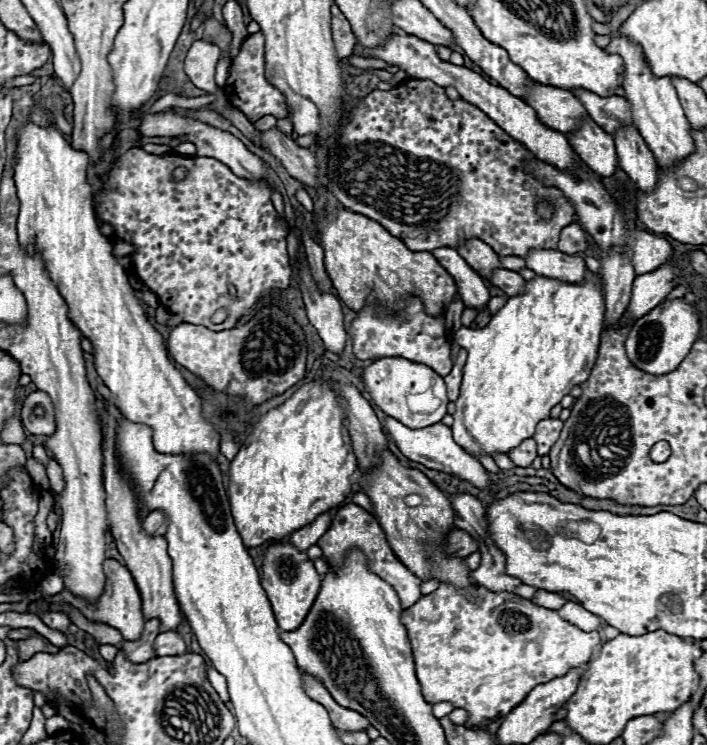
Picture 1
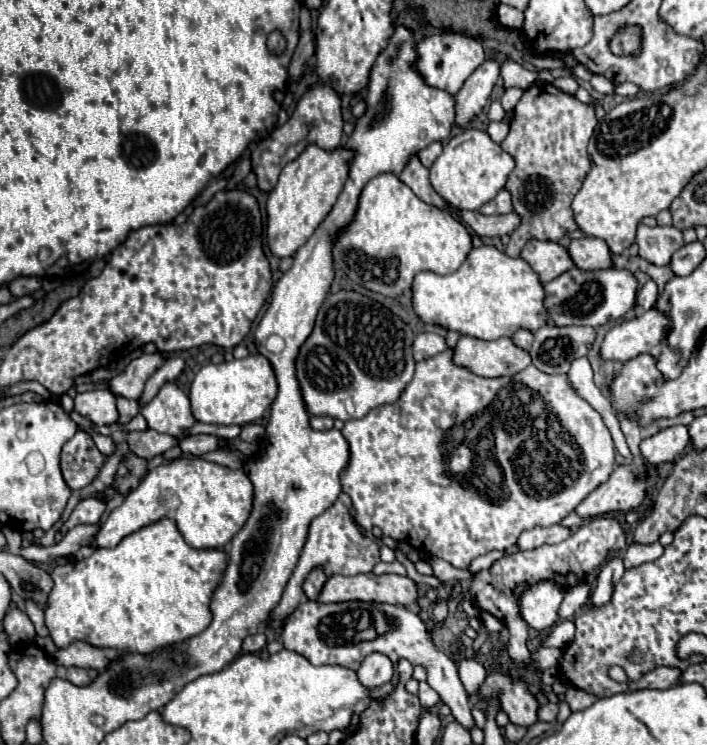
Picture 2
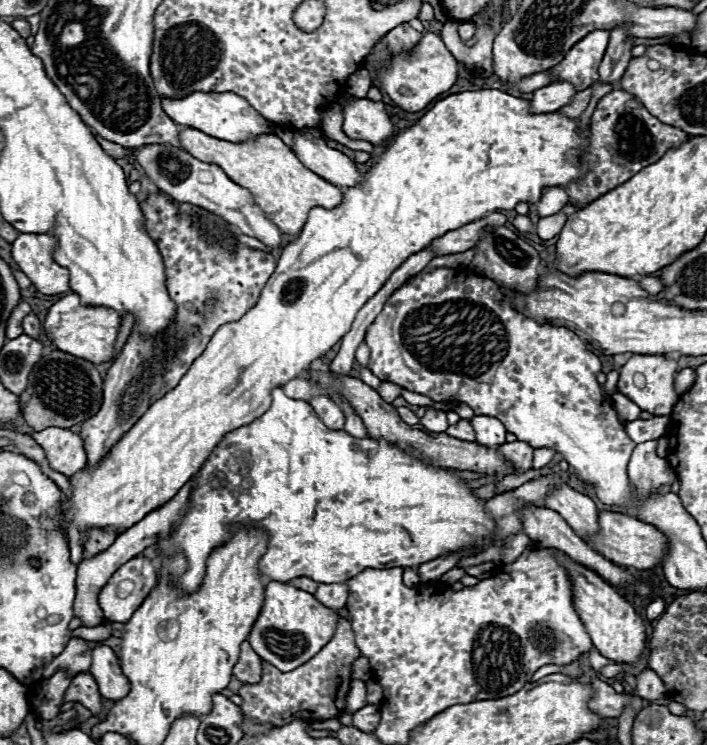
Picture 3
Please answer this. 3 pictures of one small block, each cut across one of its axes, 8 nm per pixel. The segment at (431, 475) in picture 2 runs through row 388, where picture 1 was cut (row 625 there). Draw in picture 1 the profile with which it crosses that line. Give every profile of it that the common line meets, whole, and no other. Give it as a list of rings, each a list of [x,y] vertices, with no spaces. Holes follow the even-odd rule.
[[[442,582],[440,588],[428,596],[422,596],[414,606],[402,612],[402,624],[408,628],[412,654],[416,662],[416,676],[422,686],[422,694],[430,704],[450,702],[454,708],[468,712],[466,728],[484,728],[494,720],[512,712],[538,684],[546,684],[558,676],[570,672],[570,668],[582,668],[594,646],[600,644],[598,632],[584,632],[574,628],[568,620],[560,618],[556,610],[540,608],[526,598],[520,600],[454,600],[452,584]]]

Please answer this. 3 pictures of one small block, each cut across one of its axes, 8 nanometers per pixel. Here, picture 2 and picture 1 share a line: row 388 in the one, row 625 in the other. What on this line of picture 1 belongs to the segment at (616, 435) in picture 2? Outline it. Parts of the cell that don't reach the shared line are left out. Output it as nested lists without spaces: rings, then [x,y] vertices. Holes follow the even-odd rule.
[[[566,602],[562,608],[558,608],[558,614],[562,618],[566,618],[570,624],[582,628],[584,632],[592,632],[592,630],[598,630],[600,626],[600,618],[590,614],[588,610],[584,610],[580,604],[576,602]]]

